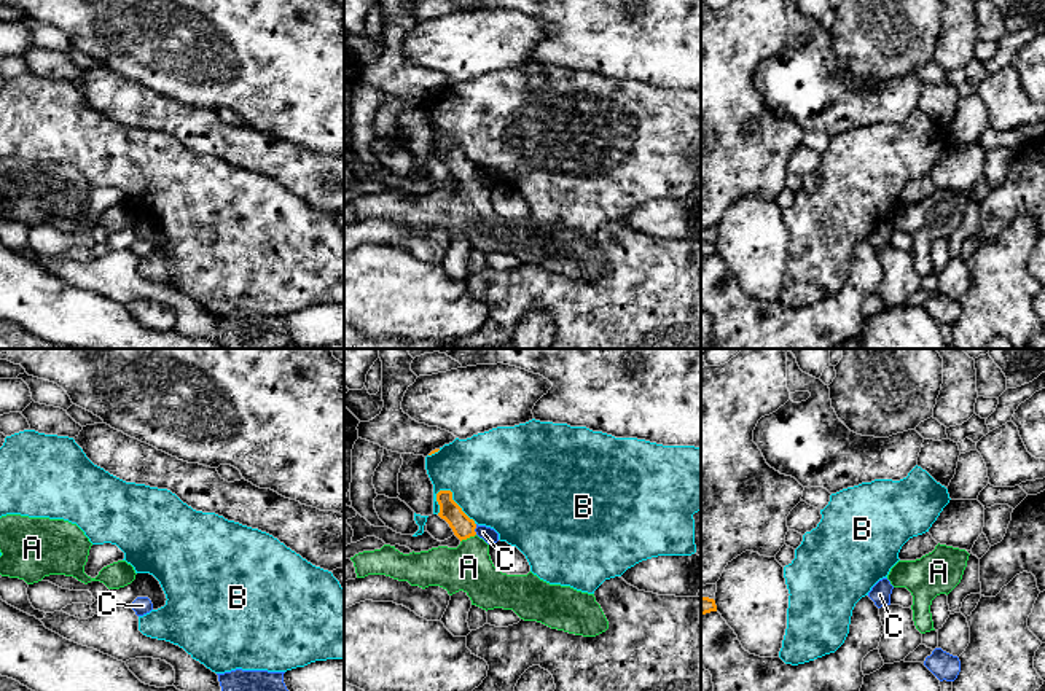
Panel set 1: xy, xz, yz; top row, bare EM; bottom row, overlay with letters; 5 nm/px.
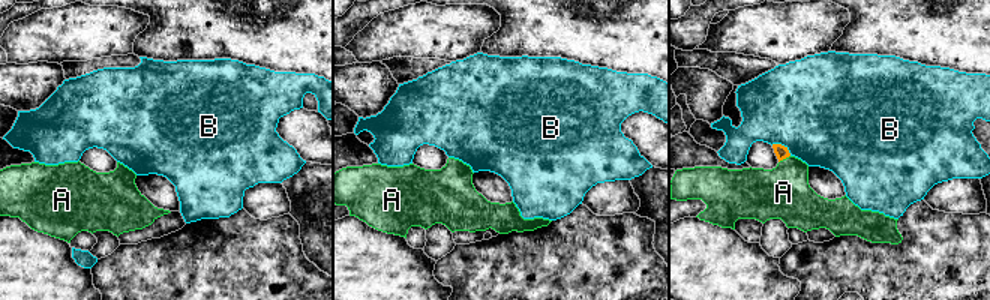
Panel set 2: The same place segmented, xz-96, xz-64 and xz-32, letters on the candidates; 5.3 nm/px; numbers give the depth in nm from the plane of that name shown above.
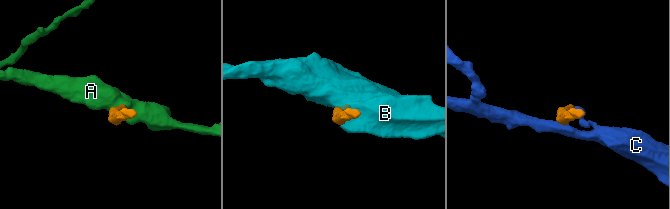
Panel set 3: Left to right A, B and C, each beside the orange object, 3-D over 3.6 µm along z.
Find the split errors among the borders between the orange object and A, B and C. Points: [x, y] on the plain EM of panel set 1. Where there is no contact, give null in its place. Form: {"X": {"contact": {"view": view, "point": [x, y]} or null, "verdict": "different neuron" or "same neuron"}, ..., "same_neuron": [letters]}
{"A": {"contact": {"view": "xz", "point": [467, 180]}, "verdict": "same neuron"}, "B": {"contact": {"view": "xz", "point": [453, 144]}, "verdict": "different neuron"}, "C": {"contact": {"view": "xz", "point": [475, 171]}, "verdict": "different neuron"}, "same_neuron": ["A"]}

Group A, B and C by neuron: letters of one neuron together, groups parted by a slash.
A / B / C

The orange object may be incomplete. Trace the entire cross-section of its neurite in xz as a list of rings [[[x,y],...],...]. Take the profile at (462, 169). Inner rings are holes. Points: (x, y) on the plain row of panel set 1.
[[[440,134],[436,145],[438,159],[460,183],[457,191],[438,189],[403,197],[395,189],[384,188],[381,193],[350,201],[357,221],[386,218],[422,232],[440,229],[449,239],[464,234],[472,248],[486,255],[513,253],[524,264],[537,264],[575,279],[596,280],[609,272],[594,237],[550,228],[532,215],[502,217],[491,204],[489,188],[476,178],[475,164],[452,143],[452,135]]]

